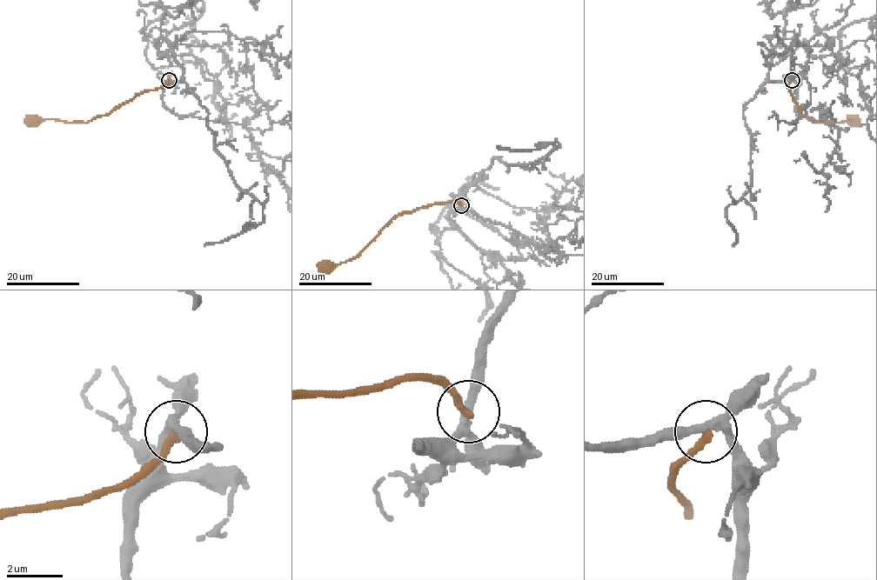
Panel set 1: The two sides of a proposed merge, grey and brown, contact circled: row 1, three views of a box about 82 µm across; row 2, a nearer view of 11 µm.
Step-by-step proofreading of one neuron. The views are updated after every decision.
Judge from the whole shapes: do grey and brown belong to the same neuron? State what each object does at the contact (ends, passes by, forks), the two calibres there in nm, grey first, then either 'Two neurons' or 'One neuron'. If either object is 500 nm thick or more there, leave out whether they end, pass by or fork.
At the ring grey forks. At the ring brown ends. Thickness 280 nm (grey) against 320 nm. Two neurons

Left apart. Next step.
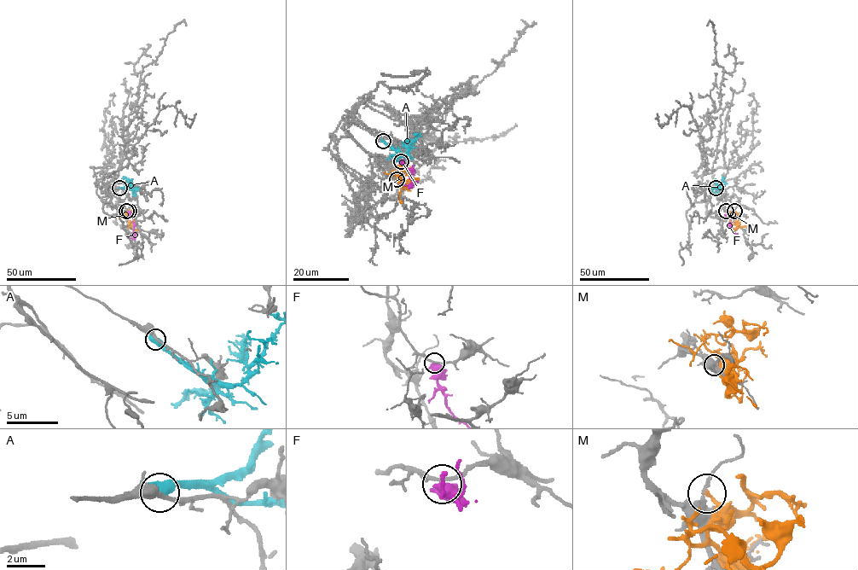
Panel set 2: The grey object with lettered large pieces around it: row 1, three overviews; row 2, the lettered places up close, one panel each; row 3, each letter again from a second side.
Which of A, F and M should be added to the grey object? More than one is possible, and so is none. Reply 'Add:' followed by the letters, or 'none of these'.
Add: F

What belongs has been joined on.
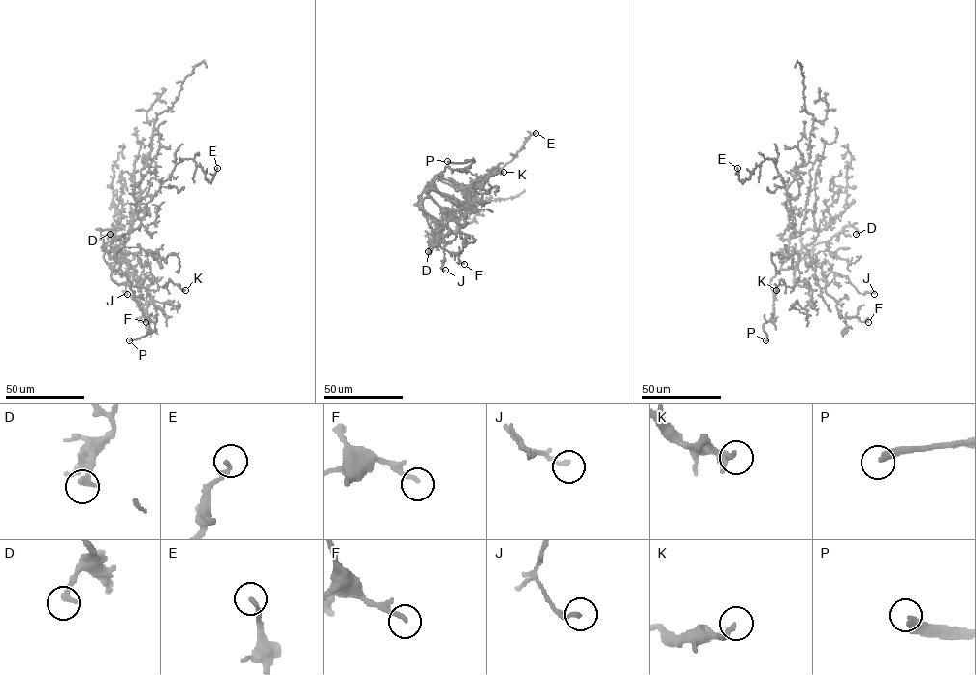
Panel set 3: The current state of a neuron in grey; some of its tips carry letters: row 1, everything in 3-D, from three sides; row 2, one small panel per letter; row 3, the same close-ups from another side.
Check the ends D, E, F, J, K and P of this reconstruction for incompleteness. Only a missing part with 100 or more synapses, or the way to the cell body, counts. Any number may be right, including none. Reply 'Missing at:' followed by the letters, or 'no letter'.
Missing at: P

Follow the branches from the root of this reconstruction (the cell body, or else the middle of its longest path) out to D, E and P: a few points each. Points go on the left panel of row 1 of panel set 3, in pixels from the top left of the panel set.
D: (137, 228), (116, 241), (113, 239), (108, 253), (113, 247), (103, 246), (114, 236), (114, 225), (110, 234)
E: (137, 228), (145, 215), (145, 206), (171, 177), (177, 164), (183, 159), (192, 159), (210, 182), (217, 168)
P: (137, 228), (116, 241), (113, 239), (111, 249), (131, 282), (133, 299), (154, 323), (155, 330), (129, 340)

